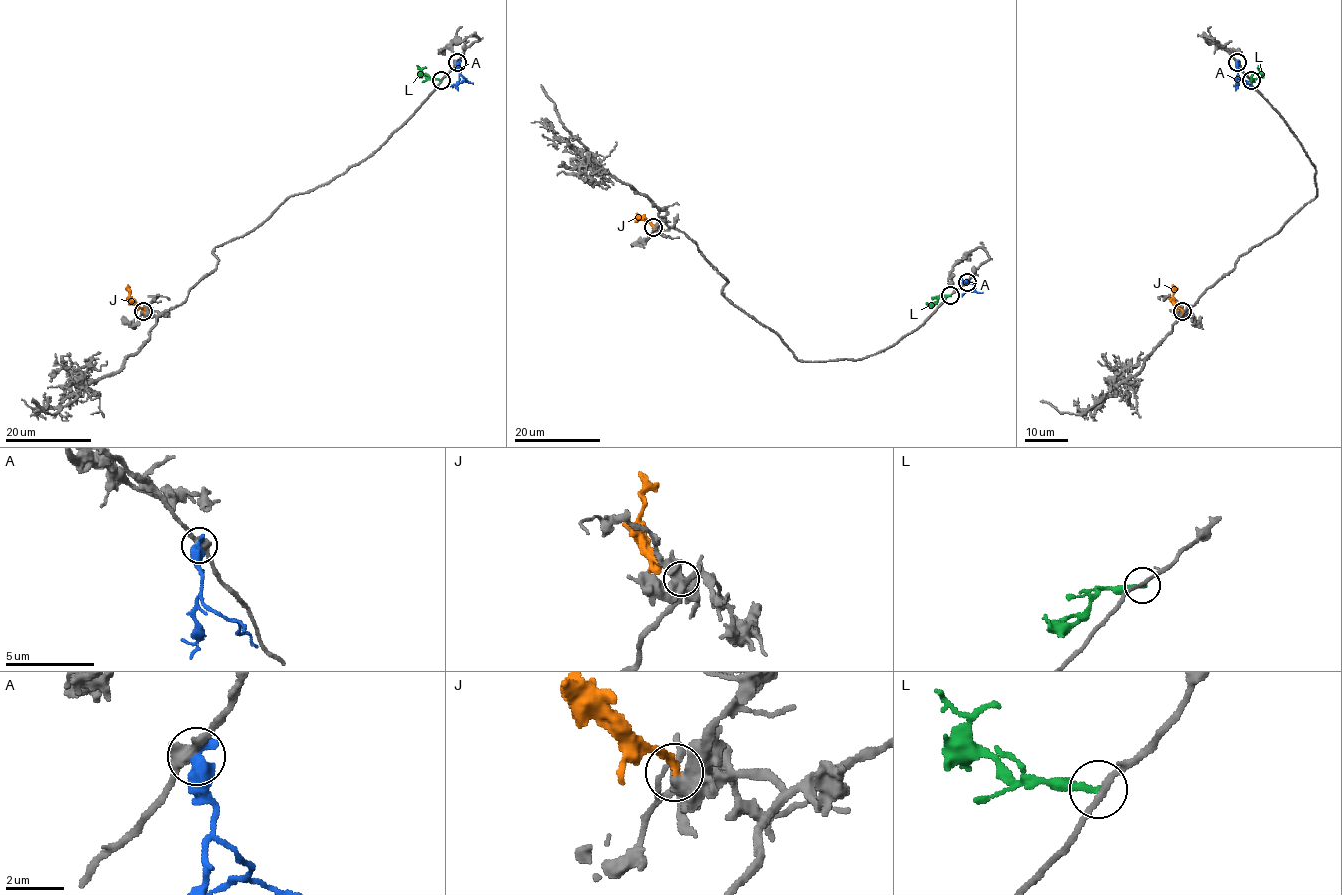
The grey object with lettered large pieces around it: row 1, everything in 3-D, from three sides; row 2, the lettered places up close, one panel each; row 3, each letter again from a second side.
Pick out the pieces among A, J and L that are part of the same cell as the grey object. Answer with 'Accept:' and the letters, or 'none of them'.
Accept: J

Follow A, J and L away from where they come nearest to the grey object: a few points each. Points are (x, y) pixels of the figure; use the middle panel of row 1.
A: (967, 282), (975, 285), (962, 296)
J: (653, 227), (643, 217), (637, 216)
L: (950, 295), (941, 296), (933, 305), (926, 303)

